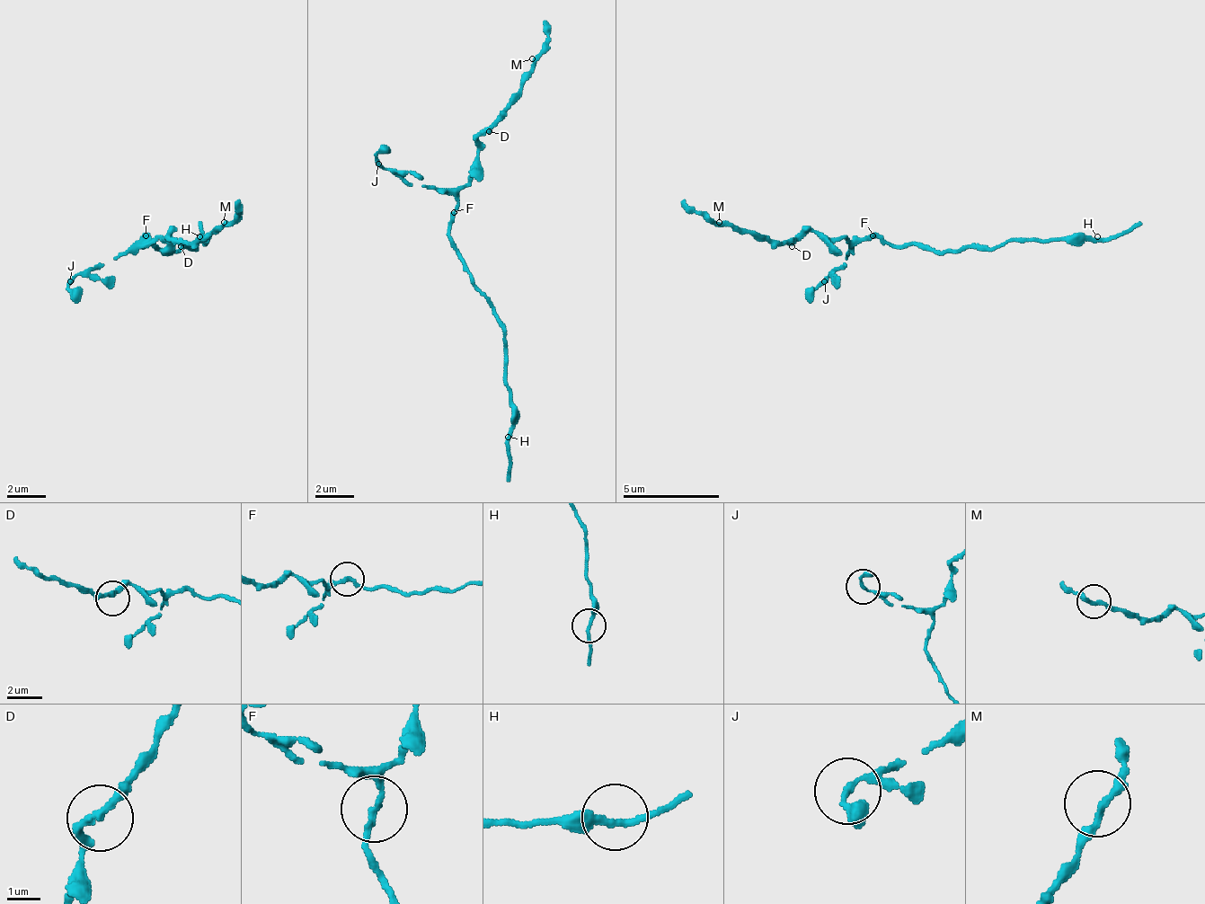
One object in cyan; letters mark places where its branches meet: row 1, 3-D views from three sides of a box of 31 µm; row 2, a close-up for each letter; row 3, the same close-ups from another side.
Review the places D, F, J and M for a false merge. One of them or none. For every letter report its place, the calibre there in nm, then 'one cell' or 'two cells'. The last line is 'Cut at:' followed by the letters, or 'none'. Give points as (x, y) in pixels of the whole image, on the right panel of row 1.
D: at (792, 246); 240 nm thick; one cell
F: at (872, 235); 190 nm thick; two cells
J: at (824, 281); 160 nm thick; one cell
M: at (719, 222); 220 nm thick; one cell
Cut at: F

